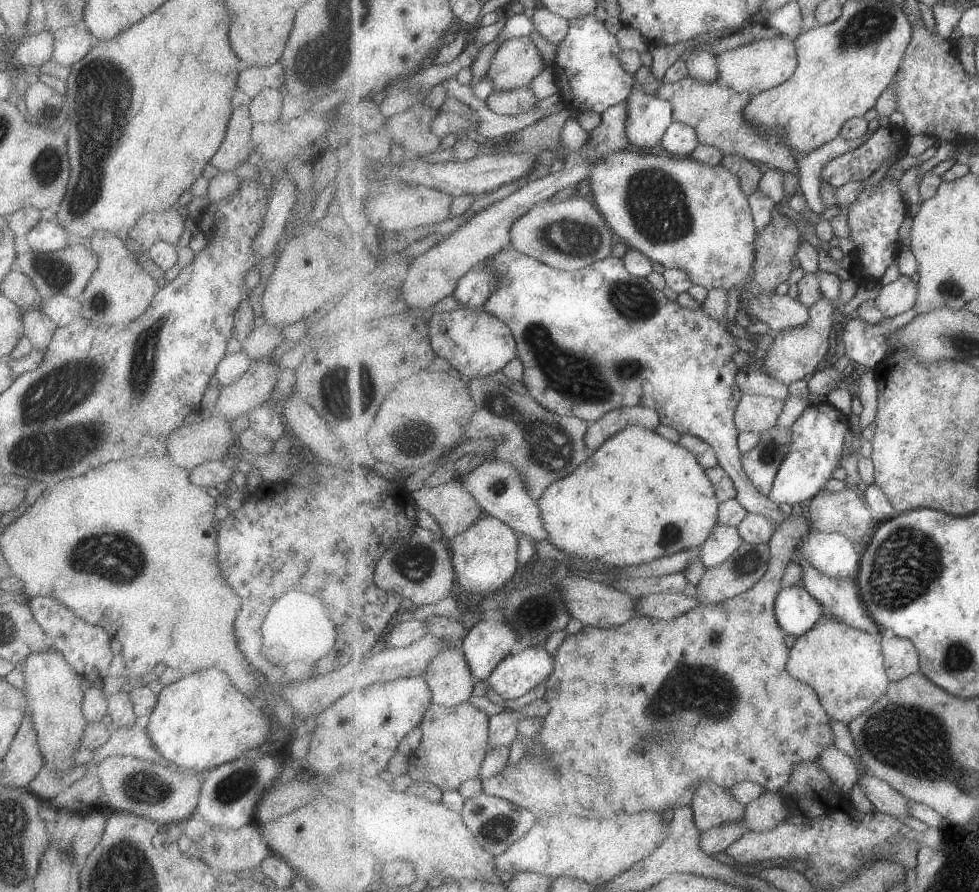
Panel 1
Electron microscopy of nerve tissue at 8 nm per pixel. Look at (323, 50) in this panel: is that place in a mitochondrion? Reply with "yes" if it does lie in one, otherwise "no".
yes

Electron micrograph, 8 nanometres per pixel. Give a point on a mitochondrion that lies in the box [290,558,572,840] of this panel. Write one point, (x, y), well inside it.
(535, 611)

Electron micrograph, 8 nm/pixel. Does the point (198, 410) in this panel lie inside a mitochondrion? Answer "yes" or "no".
no

